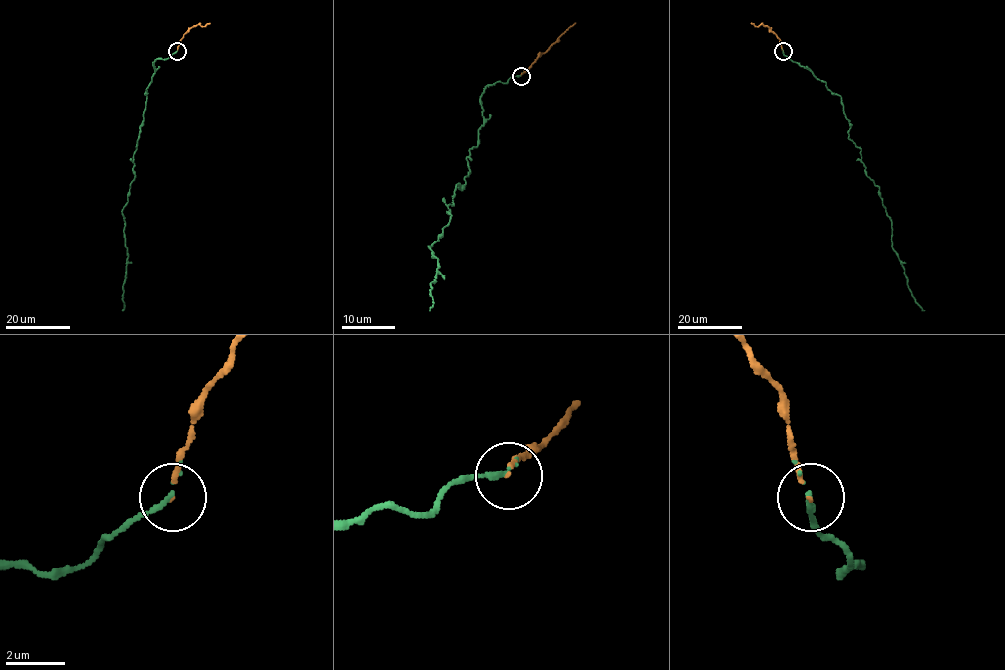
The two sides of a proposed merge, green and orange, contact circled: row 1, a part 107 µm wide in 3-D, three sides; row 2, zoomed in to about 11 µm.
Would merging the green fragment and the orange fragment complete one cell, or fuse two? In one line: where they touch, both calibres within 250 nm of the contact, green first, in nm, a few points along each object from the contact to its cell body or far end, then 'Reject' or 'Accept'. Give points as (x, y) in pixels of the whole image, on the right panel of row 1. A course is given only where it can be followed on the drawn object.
Place: (783, 51). Thickness 120 nm (green) against 100 nm. Course of green: (783, 51), (841, 98), (848, 138), (879, 188), (892, 246), (924, 310). Course of orange: (783, 51), (781, 41), (769, 28), (751, 23). Accept

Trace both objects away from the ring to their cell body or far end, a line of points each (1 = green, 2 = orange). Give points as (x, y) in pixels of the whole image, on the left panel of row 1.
1: (177, 51), (153, 62), (155, 72), (145, 94), (133, 155), (135, 178), (122, 212), (127, 250), (122, 310)
2: (177, 51), (179, 41), (191, 28), (210, 23)

